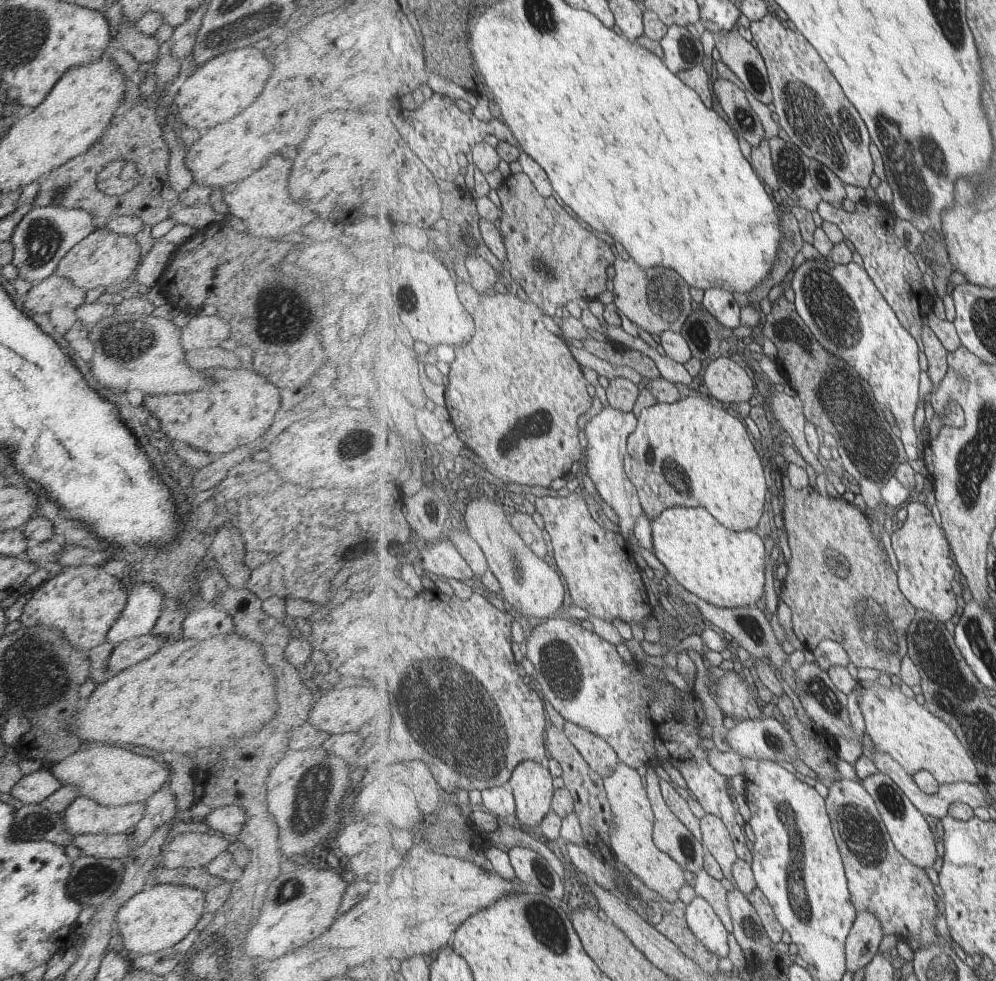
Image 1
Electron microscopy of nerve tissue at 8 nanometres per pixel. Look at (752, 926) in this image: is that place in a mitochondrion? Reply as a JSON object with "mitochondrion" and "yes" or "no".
{"mitochondrion":"no"}

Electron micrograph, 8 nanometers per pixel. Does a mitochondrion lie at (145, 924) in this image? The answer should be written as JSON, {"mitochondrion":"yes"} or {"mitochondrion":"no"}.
{"mitochondrion":"no"}

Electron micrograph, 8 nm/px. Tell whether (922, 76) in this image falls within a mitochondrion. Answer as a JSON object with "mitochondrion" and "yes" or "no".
{"mitochondrion":"no"}

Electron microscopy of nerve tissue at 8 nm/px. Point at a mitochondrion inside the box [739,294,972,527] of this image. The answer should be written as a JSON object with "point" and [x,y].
{"point":[876,436]}

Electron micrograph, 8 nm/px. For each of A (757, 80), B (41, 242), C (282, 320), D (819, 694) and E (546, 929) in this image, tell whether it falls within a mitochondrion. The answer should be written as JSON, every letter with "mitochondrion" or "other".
{"A":"mitochondrion","B":"mitochondrion","C":"mitochondrion","D":"mitochondrion","E":"mitochondrion"}

